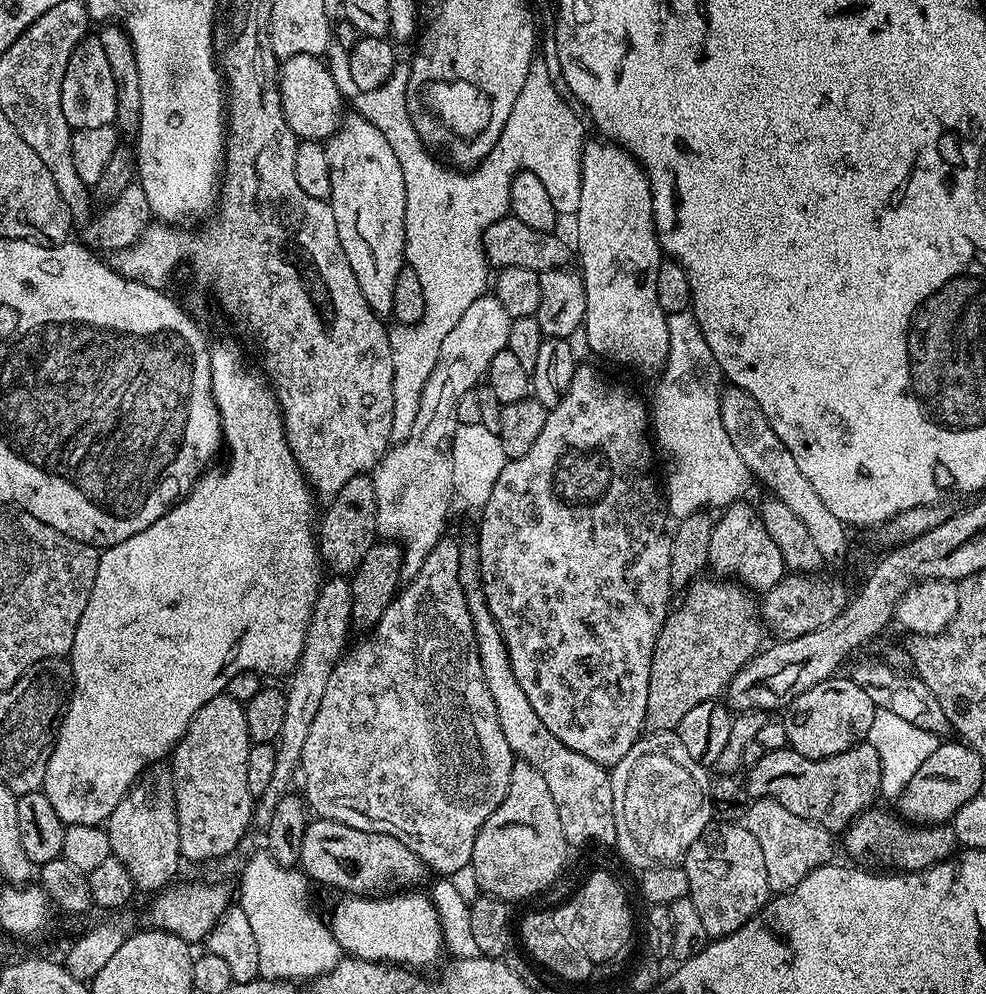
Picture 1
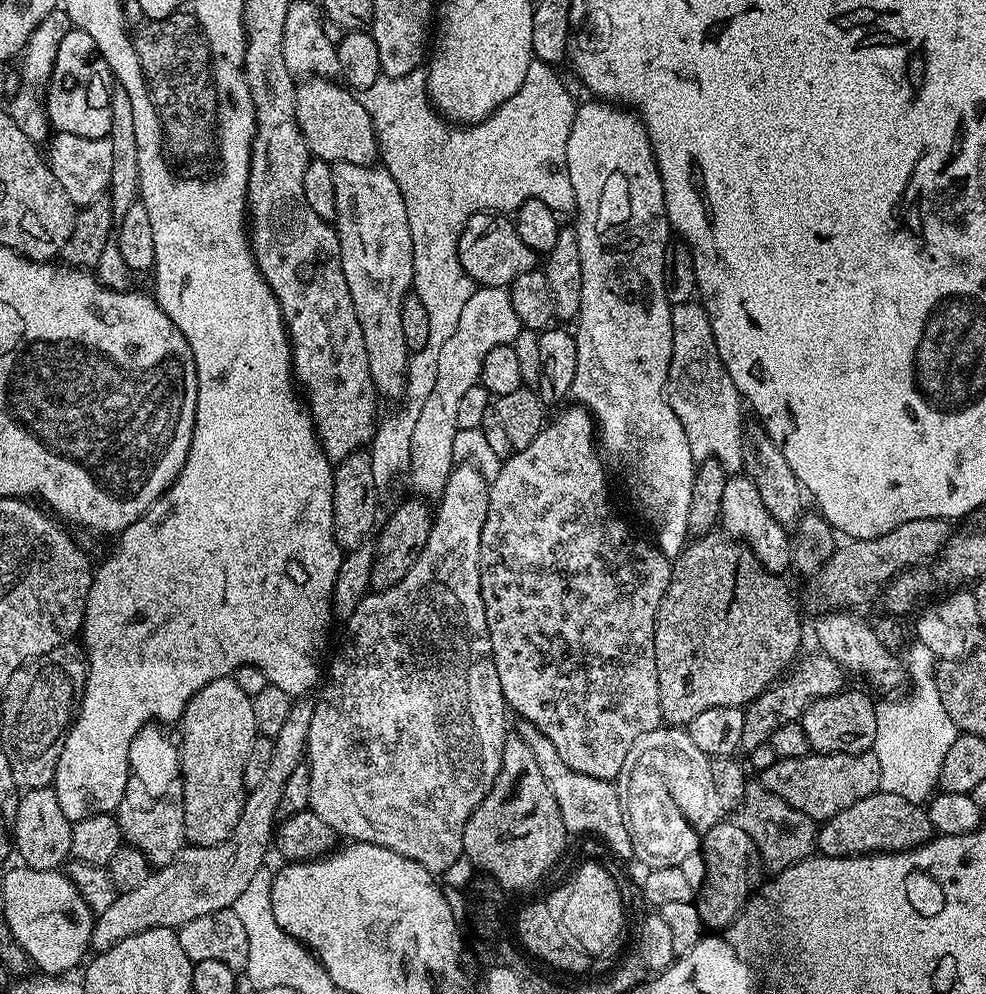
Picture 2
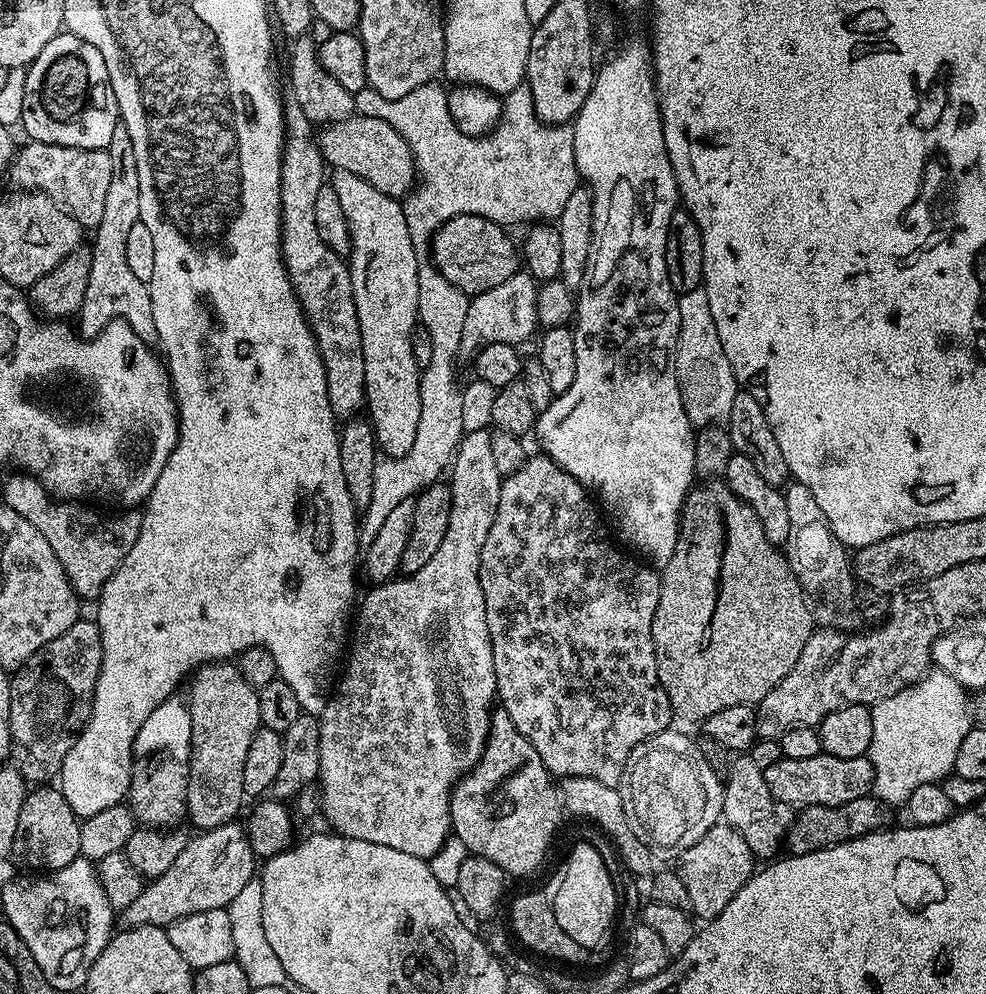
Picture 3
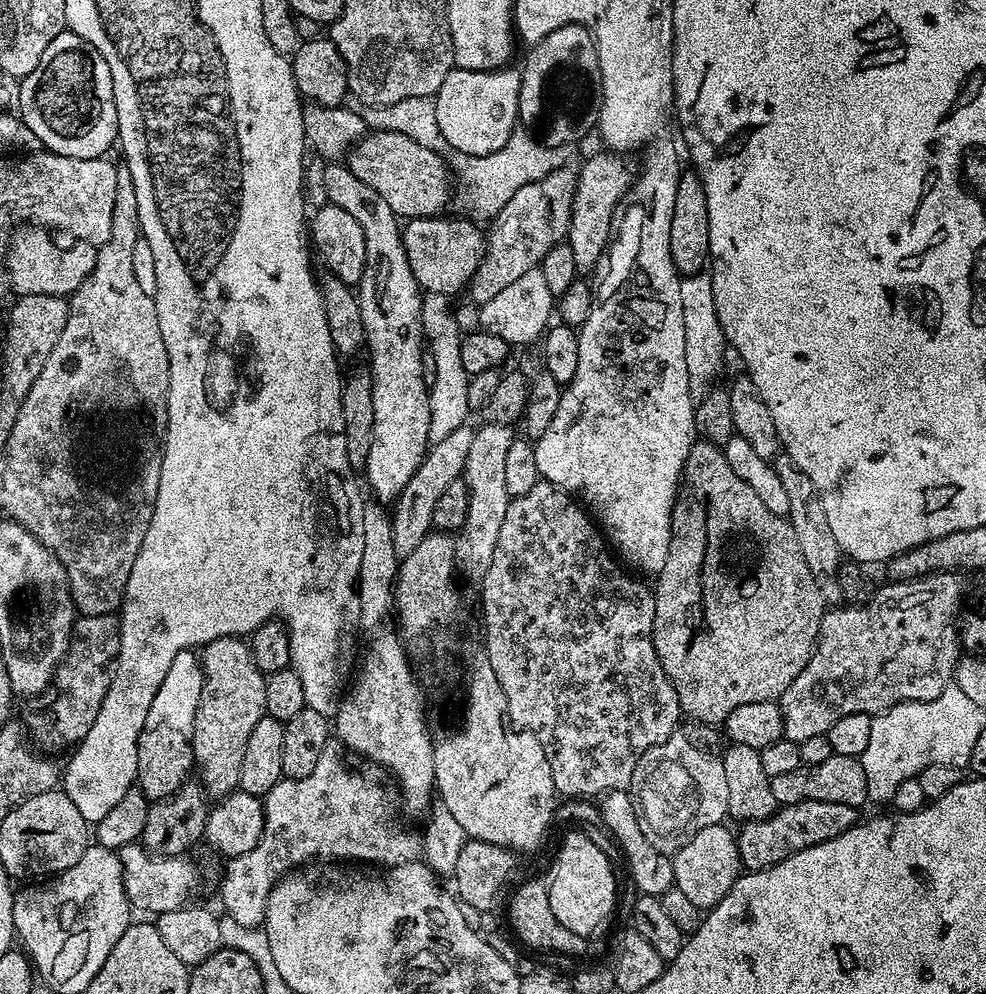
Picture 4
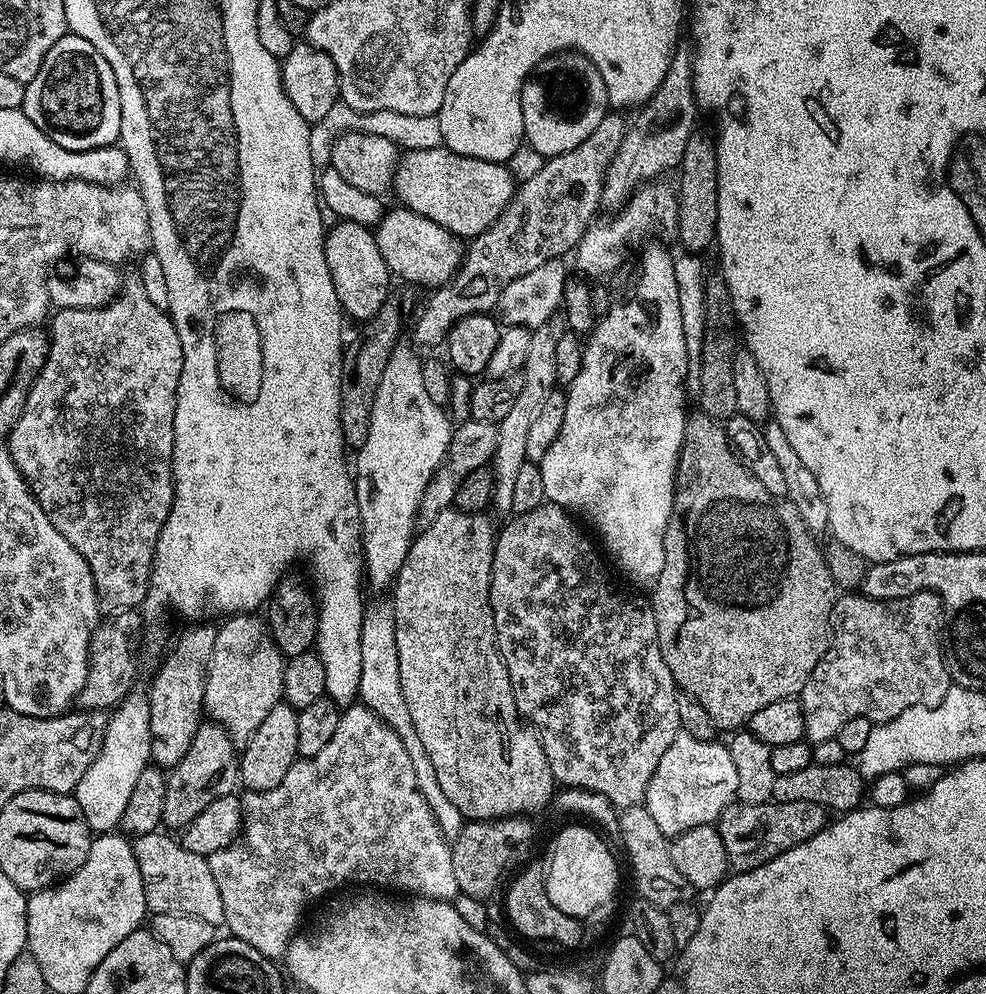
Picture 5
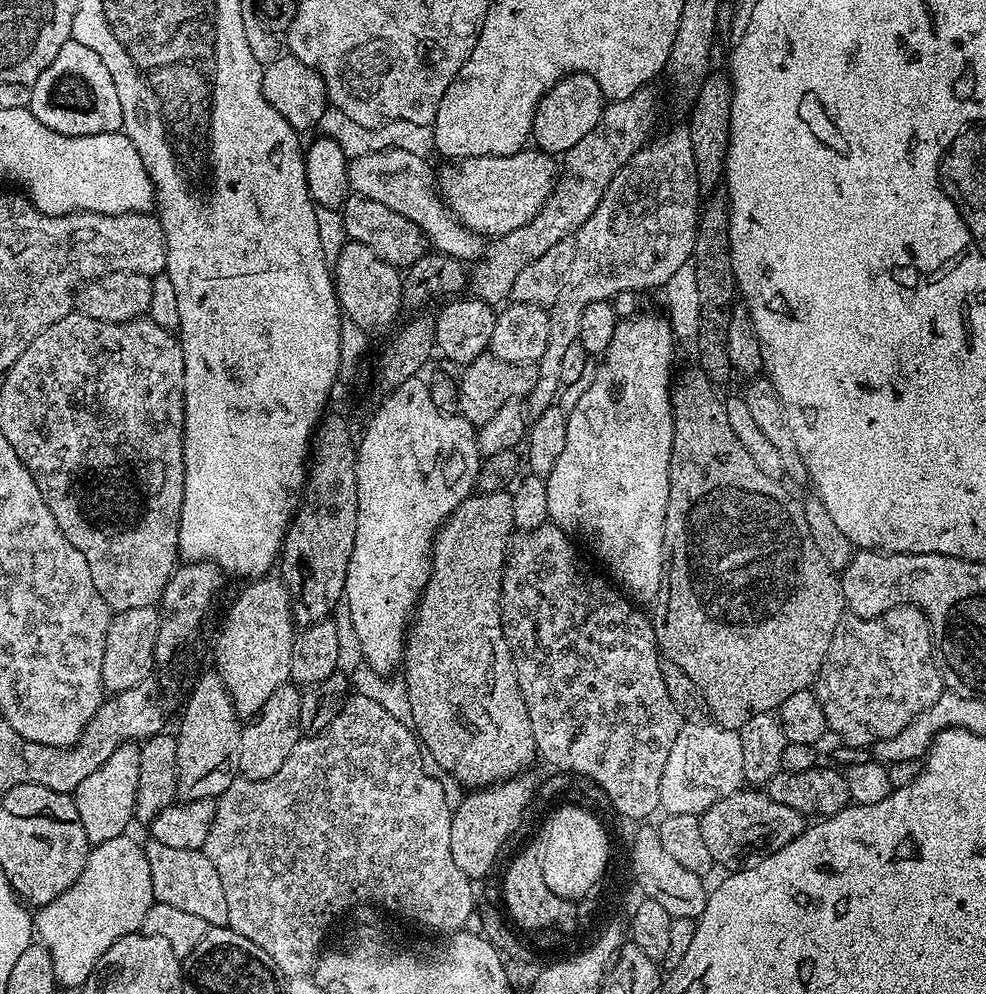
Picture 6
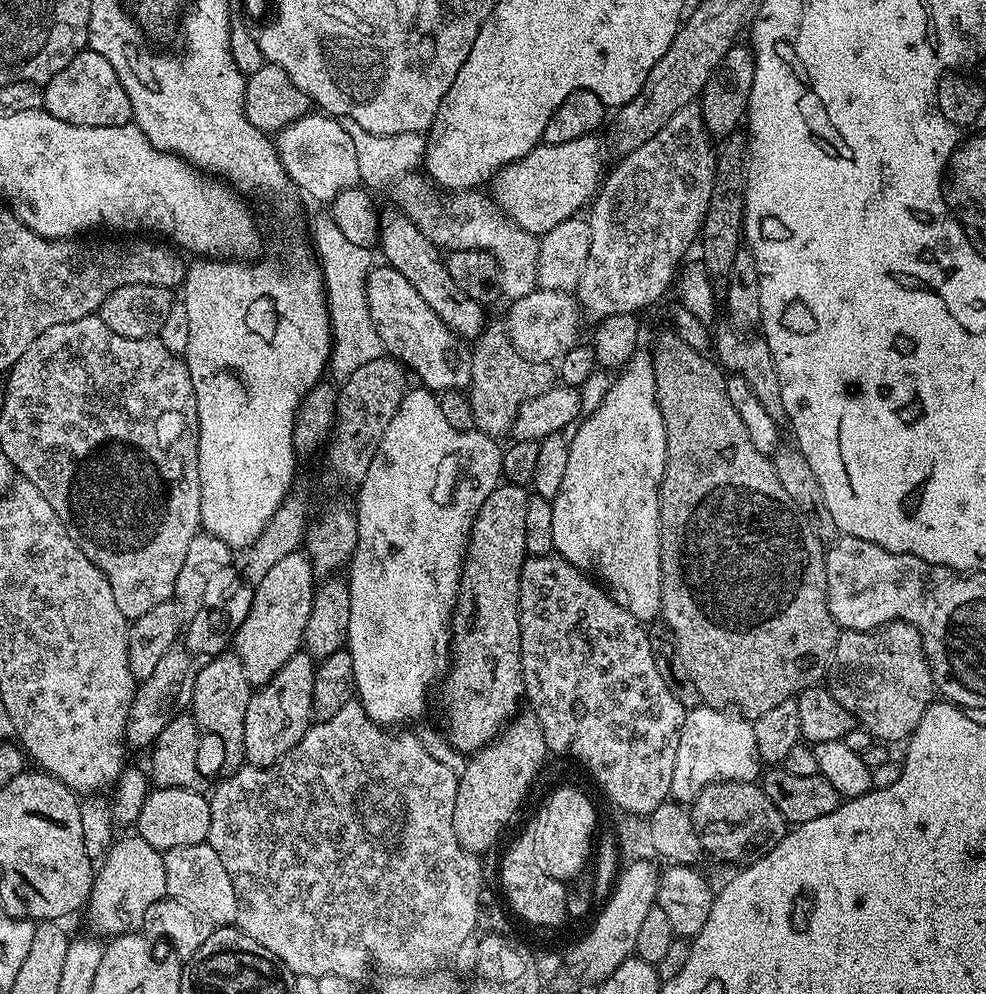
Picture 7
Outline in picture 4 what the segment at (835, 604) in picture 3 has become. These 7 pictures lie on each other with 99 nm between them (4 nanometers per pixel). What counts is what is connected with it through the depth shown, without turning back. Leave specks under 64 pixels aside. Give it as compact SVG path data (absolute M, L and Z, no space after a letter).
M787 454L777 456L774 467L778 478L782 478L782 487L786 489L786 495L790 498L790 510L786 518L792 524L794 538L798 538L802 558L806 558L806 566L810 566L814 578L820 581L820 590L824 594L825 601L839 601L841 595L836 573L842 563L842 553L838 546L838 538L834 538L830 530L830 522L826 522L826 510L822 510L818 490L814 490L814 482L810 482L810 478L802 474L802 470L798 470L798 466Z

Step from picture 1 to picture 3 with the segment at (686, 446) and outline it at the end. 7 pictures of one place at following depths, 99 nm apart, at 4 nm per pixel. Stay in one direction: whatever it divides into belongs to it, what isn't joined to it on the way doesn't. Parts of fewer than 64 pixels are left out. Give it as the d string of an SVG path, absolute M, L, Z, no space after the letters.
M703 286L679 293L678 318L680 329L676 343L676 377L686 418L694 426L727 421L738 385L730 358L726 358L722 350L722 338L718 338L718 326L714 326L714 314L710 314L710 298L706 298Z

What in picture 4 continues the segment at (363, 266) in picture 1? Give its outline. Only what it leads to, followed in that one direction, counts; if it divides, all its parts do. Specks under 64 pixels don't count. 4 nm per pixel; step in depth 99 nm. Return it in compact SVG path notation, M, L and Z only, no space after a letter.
M328 162L323 167L327 203L342 206L366 234L366 266L358 285L358 299L366 353L372 359L374 438L362 472L368 475L368 484L376 495L373 497L380 502L392 502L410 482L430 447L429 387L422 380L422 356L426 351L422 326L424 296L406 258L401 221L390 210L386 198L366 186L362 178L354 178L347 163Z

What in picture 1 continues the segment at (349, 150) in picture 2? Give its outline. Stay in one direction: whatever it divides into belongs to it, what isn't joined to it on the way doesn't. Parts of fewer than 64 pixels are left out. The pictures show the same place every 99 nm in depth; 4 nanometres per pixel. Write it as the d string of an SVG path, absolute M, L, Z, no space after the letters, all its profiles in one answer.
M294 54L283 60L278 68L282 114L300 140L327 142L340 129L340 121L346 112L340 88L324 62L318 56Z

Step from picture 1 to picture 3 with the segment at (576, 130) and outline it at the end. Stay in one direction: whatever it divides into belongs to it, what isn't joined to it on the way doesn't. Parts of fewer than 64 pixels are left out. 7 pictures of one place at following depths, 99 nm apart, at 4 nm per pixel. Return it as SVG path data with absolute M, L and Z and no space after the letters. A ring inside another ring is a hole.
M436 80L426 82L422 86L418 86L418 90L410 90L410 94L402 94L402 98L382 98L382 94L378 94L374 89L365 86L361 92L355 93L356 112L361 116L377 116L382 118L382 122L390 122L390 126L394 126L394 130L398 130L398 134L402 134L402 138L406 138L406 146L410 146L410 154L416 163L416 175L418 177L413 189L408 193L403 201L404 213L406 214L406 226L410 226L410 238L412 244L416 247L417 253L424 254L429 251L430 241L434 233L447 222L450 218L458 218L459 216L481 216L487 220L495 220L497 222L509 222L508 220L528 220L527 222L552 222L562 214L562 206L566 206L570 194L574 194L574 190L578 186L578 136L575 131L571 132L567 123L547 124L540 120L535 112L534 98L531 97L531 90L527 86L515 88L513 92L507 93L503 97L500 106L500 120L496 123L495 128L491 132L482 136L467 136L465 132L460 132L458 126L454 122L454 118L448 109L448 92L442 90L440 92L439 83ZM421 263L418 270L418 320L430 334L434 354L431 355L430 366L420 374L422 414L418 418L418 434L414 438L414 446L410 446L405 456L377 459L374 490L368 507L362 512L361 545L368 545L374 534L378 534L382 522L386 522L386 518L398 507L398 502L411 500L428 485L437 483L460 447L460 438L465 431L462 426L462 388L459 383L456 385L456 356L461 355L462 325L466 323L469 299L465 292L458 290L458 286L442 278L435 264Z

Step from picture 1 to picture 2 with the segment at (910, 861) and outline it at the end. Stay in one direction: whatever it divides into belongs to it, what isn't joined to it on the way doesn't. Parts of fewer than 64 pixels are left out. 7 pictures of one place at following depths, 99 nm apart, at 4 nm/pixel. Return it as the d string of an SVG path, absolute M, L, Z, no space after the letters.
M878 791L854 802L854 806L846 806L846 810L838 810L826 821L819 825L816 834L816 852L822 856L859 856L874 852L905 852L917 848L931 840L934 829L928 817L927 807L906 802L906 798L898 798L898 794Z

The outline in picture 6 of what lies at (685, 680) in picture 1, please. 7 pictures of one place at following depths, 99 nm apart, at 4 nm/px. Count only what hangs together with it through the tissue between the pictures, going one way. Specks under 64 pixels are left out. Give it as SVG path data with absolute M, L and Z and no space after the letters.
M693 370L686 373L681 380L679 377L671 390L674 438L670 454L670 498L666 502L664 523L664 577L658 590L658 598L651 609L653 612L650 612L650 619L652 628L656 631L656 647L660 649L663 659L667 663L677 664L682 670L686 670L686 674L690 674L694 686L702 690L702 698L706 698L711 719L724 728L739 730L758 714L775 713L780 704L790 698L790 694L798 694L798 690L808 688L819 677L832 645L834 630L845 615L846 605L840 589L839 575L826 564L813 535L810 534L803 503L796 501L780 485L781 481L777 477L762 474L750 454L746 454L746 446L742 446L730 426L730 418L726 418L724 400L716 393L719 392L717 385L713 384L705 372Z

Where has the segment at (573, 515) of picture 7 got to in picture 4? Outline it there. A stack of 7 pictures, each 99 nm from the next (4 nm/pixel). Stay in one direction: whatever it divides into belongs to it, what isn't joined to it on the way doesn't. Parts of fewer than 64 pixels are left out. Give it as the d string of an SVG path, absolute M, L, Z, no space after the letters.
M652 144L645 150L644 165L638 168L638 175L633 179L632 187L626 197L629 208L619 213L614 235L606 249L608 269L605 270L600 285L598 283L595 285L590 318L586 318L586 322L578 330L578 371L561 391L558 410L554 413L550 426L546 426L546 434L542 434L534 444L534 459L538 461L541 480L550 481L554 486L571 494L577 501L583 502L587 511L594 517L595 523L602 529L615 555L629 569L637 568L637 570L632 569L637 573L659 574L662 566L666 566L666 554L670 550L672 541L672 507L676 501L676 489L680 486L680 475L686 458L698 436L696 409L690 394L690 378L686 374L686 326L682 322L682 290L680 289L682 277L676 271L674 258L670 258L670 218L674 218L674 194L678 194L681 171L680 156L676 153L674 145Z

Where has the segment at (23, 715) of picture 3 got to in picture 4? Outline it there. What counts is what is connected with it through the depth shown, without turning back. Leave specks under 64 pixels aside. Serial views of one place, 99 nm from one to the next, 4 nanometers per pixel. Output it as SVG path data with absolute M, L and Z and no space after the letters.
M115 615L80 616L77 619L76 626L72 630L72 642L68 646L68 652L64 655L63 662L56 667L56 674L52 677L50 691L43 701L45 704L41 708L30 709L24 716L25 721L23 720L23 723L26 725L27 735L37 749L64 748L67 744L75 746L86 738L90 726L94 726L94 718L98 718L98 710L102 710L106 690L112 681L116 655L120 652L119 630L120 622Z

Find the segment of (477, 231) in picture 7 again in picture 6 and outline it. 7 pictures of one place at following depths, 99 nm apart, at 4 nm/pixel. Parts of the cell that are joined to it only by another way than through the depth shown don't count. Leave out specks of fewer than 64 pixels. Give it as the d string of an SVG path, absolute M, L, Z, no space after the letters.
M387 148L381 152L373 152L355 157L348 165L348 186L355 195L365 196L374 202L382 202L382 206L390 206L390 210L398 210L410 222L424 231L429 245L435 251L453 256L455 260L475 262L485 255L486 240L477 232L470 231L459 218L452 213L438 191L438 180L434 168L427 164L425 157L419 152Z

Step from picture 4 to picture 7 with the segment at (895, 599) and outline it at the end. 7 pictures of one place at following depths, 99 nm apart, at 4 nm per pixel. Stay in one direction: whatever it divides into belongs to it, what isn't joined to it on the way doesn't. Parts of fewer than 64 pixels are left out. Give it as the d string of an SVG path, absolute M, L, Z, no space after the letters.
M897 619L893 624L885 624L883 628L876 628L872 632L841 631L837 635L836 650L830 661L830 676L831 672L832 697L858 721L859 727L864 728L877 741L907 741L915 733L918 722L922 722L922 714L926 714L929 704L934 700L932 671L928 669L920 631L905 620Z

